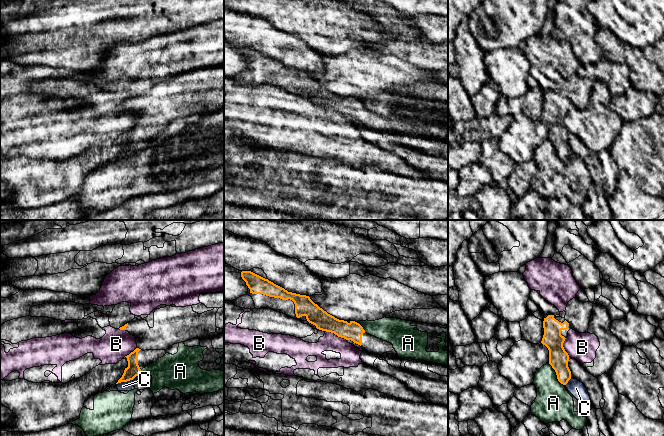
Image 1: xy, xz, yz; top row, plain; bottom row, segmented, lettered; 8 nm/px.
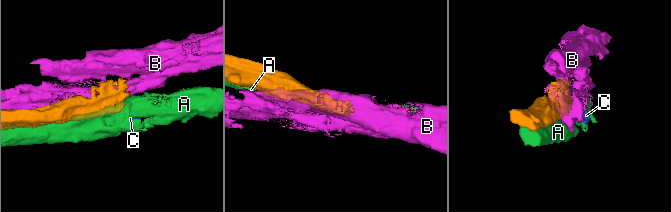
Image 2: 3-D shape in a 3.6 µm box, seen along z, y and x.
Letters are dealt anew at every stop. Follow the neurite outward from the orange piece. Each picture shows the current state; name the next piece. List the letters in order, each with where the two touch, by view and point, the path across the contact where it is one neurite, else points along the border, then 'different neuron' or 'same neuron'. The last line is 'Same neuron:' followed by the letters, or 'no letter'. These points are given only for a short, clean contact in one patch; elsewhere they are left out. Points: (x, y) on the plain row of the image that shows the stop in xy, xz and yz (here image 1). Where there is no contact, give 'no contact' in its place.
A: contact yz (556, 150); different neuron
B: contact xz (335, 110); different neuron
C: contact xy (124, 157); border xy (132, 155), (116, 160); different neuron
Same neuron: no letter

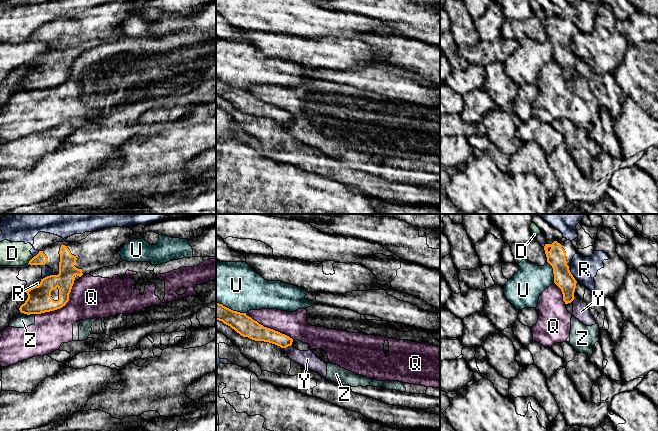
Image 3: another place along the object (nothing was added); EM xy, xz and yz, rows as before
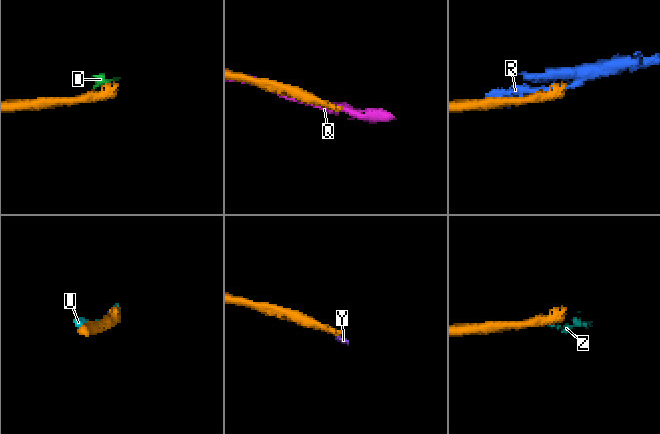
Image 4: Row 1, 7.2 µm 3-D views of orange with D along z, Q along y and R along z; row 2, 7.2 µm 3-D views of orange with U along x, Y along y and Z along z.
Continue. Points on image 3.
D: contact xy (30, 36); border xy (33, 33), (27, 39); different neuron
Q: contact xy (61, 83); different neuron
R: contact yz (573, 53); different neuron
U: contact yz (553, 48); different neuron
Y: contact xz (287, 122); border xz (290, 121), (284, 124); different neuron
Z: contact xy (28, 90); border xy (21, 88), (35, 90); different neuron
Same neuron: no letter

